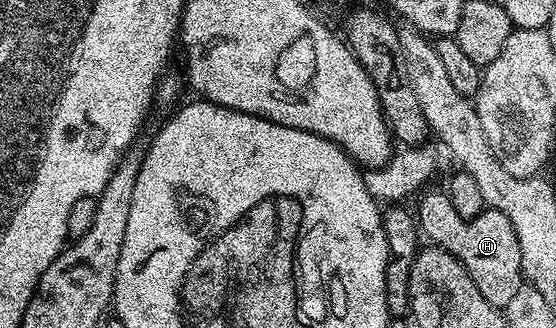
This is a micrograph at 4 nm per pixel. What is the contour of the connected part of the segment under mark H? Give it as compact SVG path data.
M425 191L419 197L419 200L421 199L420 209L415 209L414 212L419 231L423 235L425 232L432 239L429 241L433 245L446 249L451 256L458 258L464 264L464 269L468 271L470 278L474 278L474 286L478 286L482 298L486 298L486 302L490 302L490 306L503 310L510 302L510 298L517 293L518 288L526 282L522 270L522 250L518 250L518 234L514 234L514 226L510 222L510 218L506 218L506 214L502 214L496 208L485 207L484 211L465 221L458 214L458 210L454 210L447 191L427 192Z

